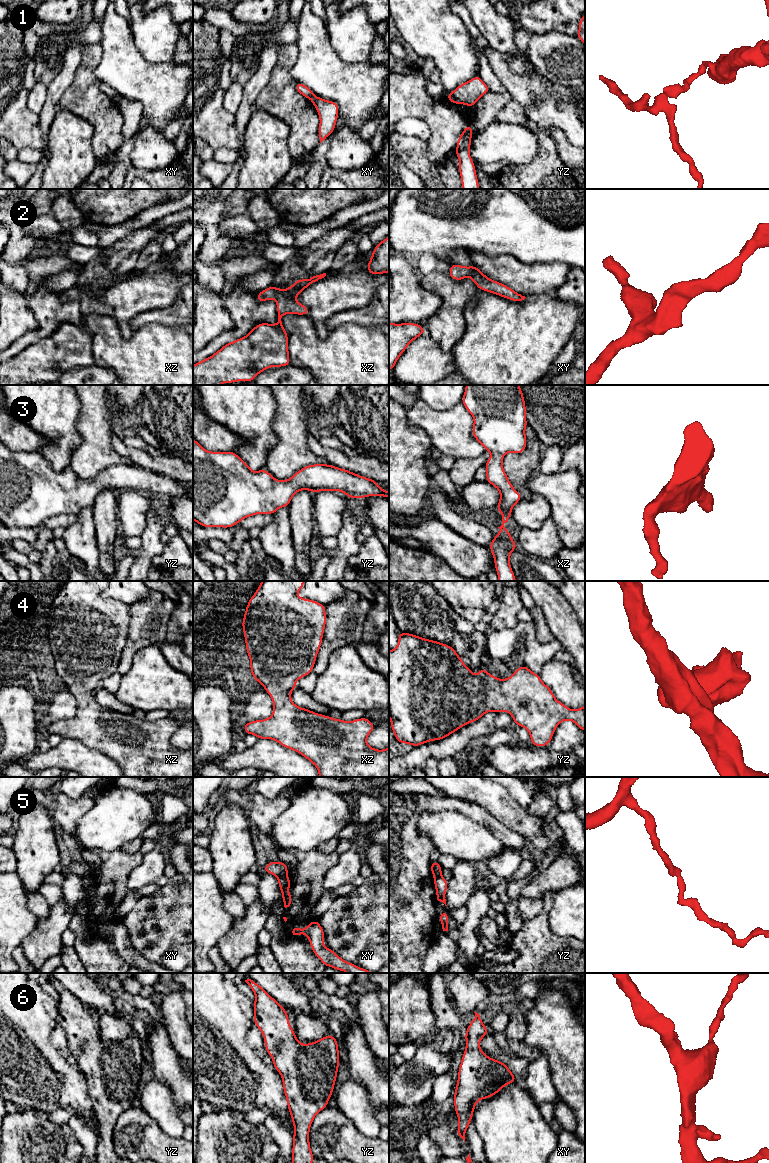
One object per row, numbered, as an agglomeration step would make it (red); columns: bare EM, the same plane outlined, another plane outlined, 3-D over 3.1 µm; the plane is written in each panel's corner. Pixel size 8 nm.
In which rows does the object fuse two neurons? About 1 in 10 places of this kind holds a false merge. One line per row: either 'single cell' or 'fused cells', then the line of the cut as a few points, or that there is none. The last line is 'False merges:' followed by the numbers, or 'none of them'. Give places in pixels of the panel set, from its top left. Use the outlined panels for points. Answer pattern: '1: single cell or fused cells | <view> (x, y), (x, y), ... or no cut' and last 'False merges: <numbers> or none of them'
1: fused cells | xy (315, 96), (311, 99)
2: single cell | no cut
3: single cell | no cut
4: single cell | no cut
5: fused cells | xy (286, 875), (278, 878)
6: single cell | no cut
False merges: 1, 5

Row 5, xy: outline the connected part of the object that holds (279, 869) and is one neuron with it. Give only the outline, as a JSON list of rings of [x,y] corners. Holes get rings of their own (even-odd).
[[[282,861],[268,862],[268,864],[262,869],[262,872],[267,872],[275,875],[276,877],[285,877],[288,873],[288,865]]]

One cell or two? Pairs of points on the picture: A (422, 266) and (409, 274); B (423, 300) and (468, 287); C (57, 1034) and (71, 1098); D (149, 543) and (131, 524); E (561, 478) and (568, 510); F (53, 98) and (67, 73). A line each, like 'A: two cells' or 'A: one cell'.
A: two cells
B: two cells
C: two cells
D: two cells
E: one cell
F: one cell

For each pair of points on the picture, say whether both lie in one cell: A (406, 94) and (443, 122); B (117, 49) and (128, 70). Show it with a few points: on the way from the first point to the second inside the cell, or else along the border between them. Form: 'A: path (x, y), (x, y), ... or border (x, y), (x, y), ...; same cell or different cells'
A: path (415, 102), (434, 114); same cell
B: path (120, 54), (123, 65); same cell

